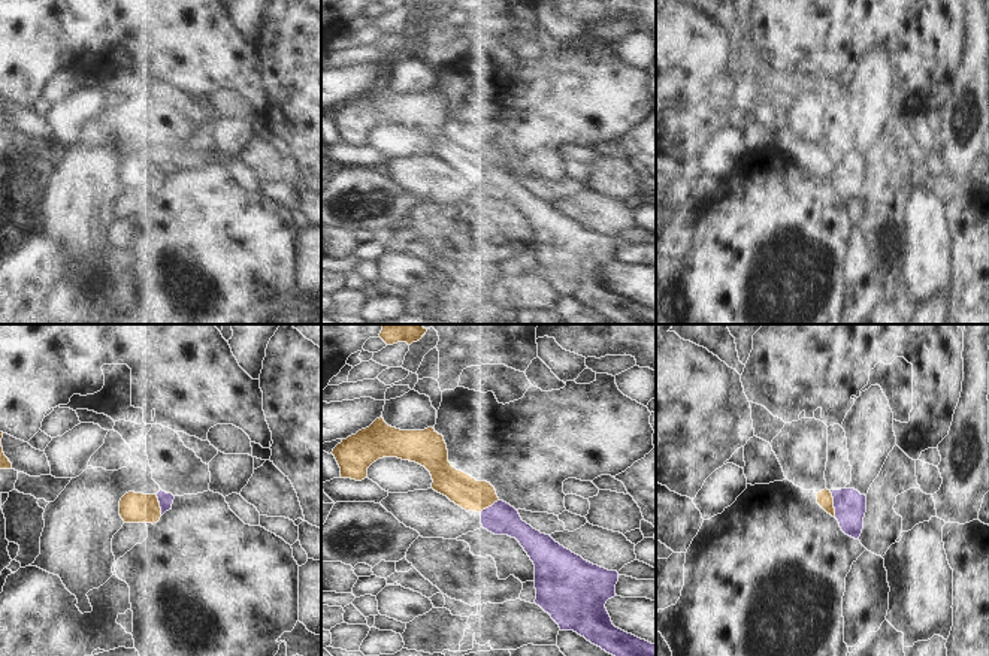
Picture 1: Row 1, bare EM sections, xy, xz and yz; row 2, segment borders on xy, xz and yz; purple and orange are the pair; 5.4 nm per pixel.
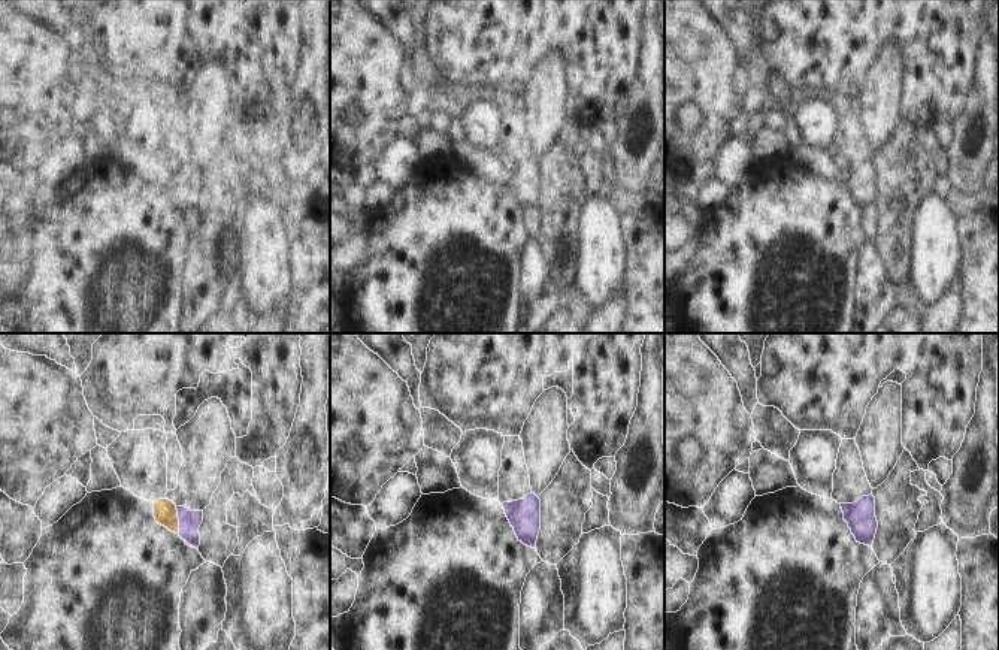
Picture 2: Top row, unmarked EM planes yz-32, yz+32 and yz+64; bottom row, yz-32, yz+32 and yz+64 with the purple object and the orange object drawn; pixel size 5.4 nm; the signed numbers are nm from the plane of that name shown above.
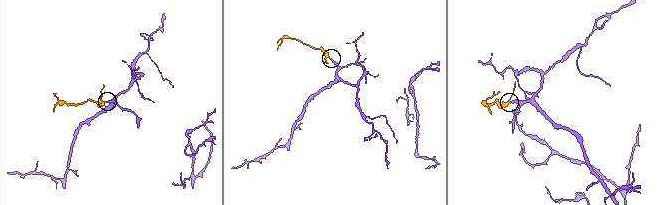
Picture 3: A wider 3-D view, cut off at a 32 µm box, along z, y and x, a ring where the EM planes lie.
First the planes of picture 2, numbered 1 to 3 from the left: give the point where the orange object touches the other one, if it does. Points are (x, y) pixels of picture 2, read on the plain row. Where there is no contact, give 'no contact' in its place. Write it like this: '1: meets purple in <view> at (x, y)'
1: meets purple in yz-32 at (179, 186)
2: meets purple in yz+32 at (503, 171)
3: no contact

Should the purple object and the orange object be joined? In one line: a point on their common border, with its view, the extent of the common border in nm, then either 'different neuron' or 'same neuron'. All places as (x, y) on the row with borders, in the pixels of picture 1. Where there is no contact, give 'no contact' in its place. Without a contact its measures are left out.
contact yz (834, 504); length 150 nm; same neuron

